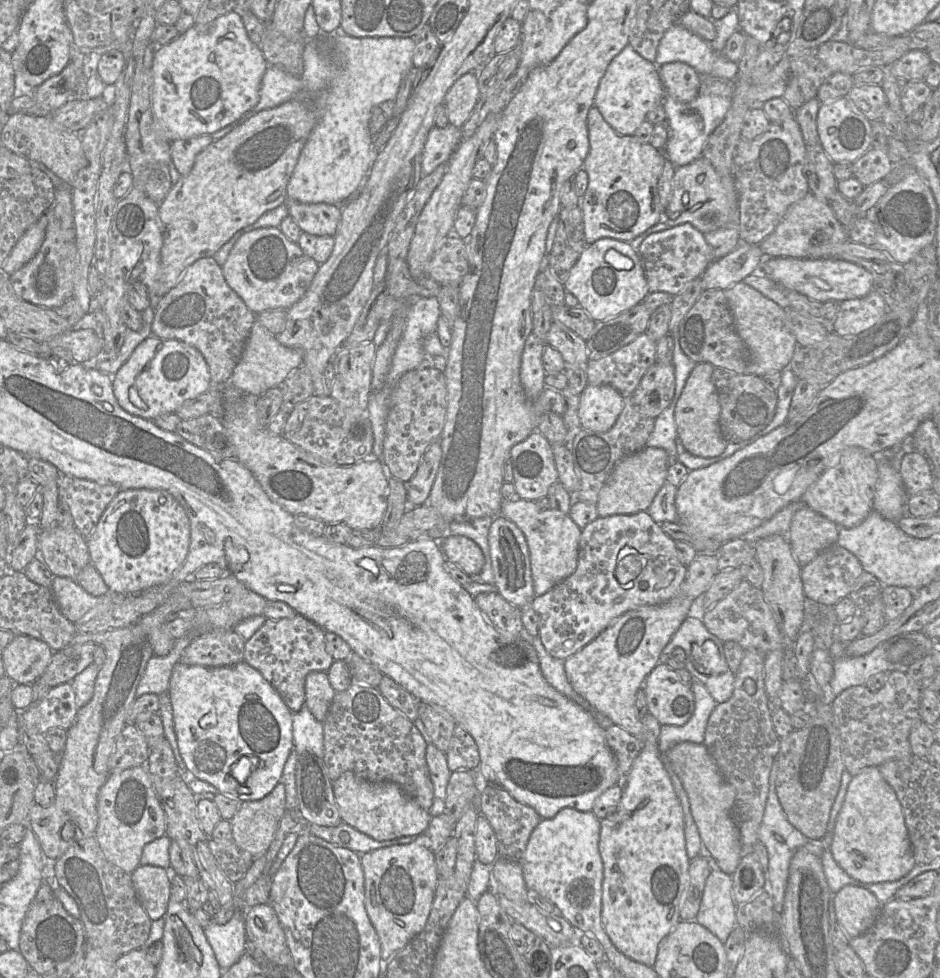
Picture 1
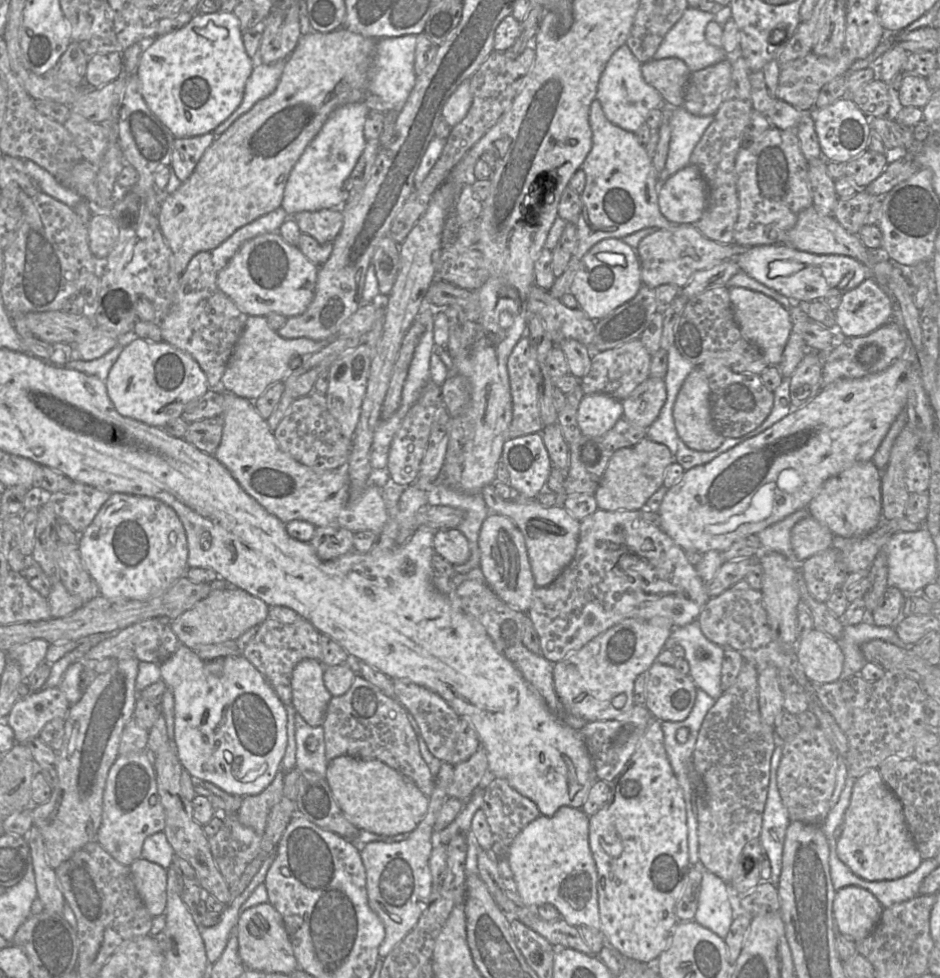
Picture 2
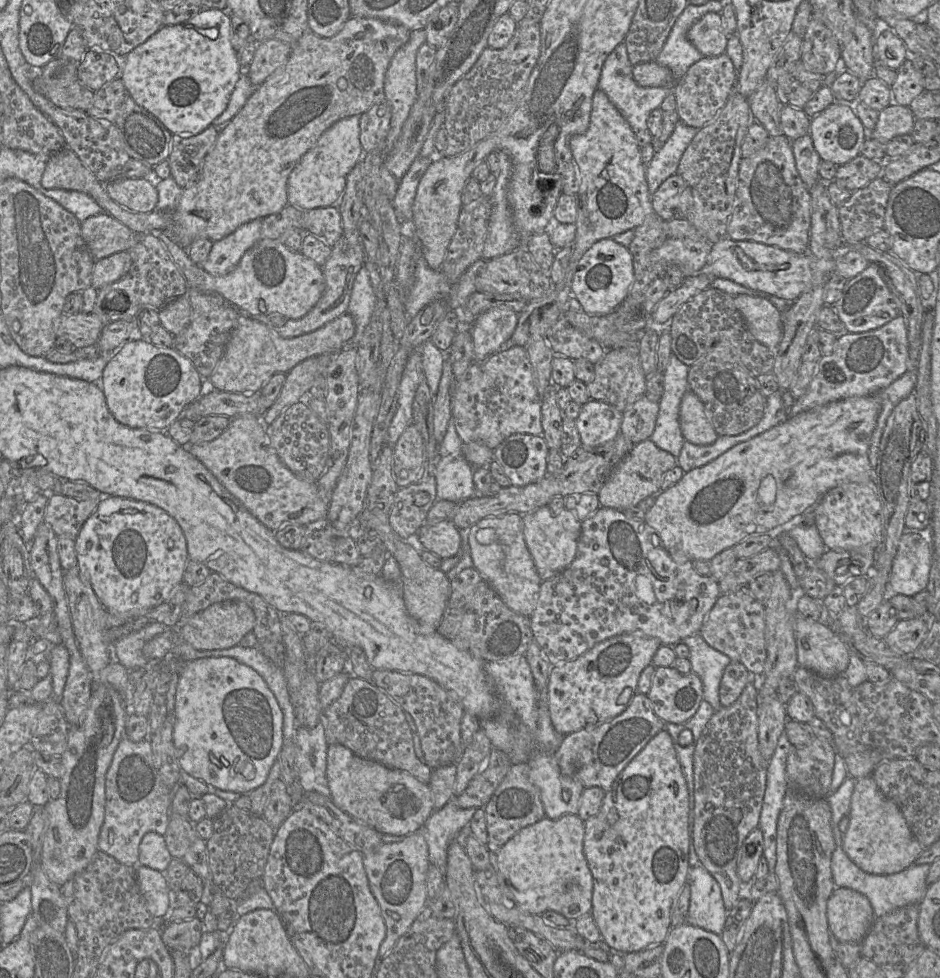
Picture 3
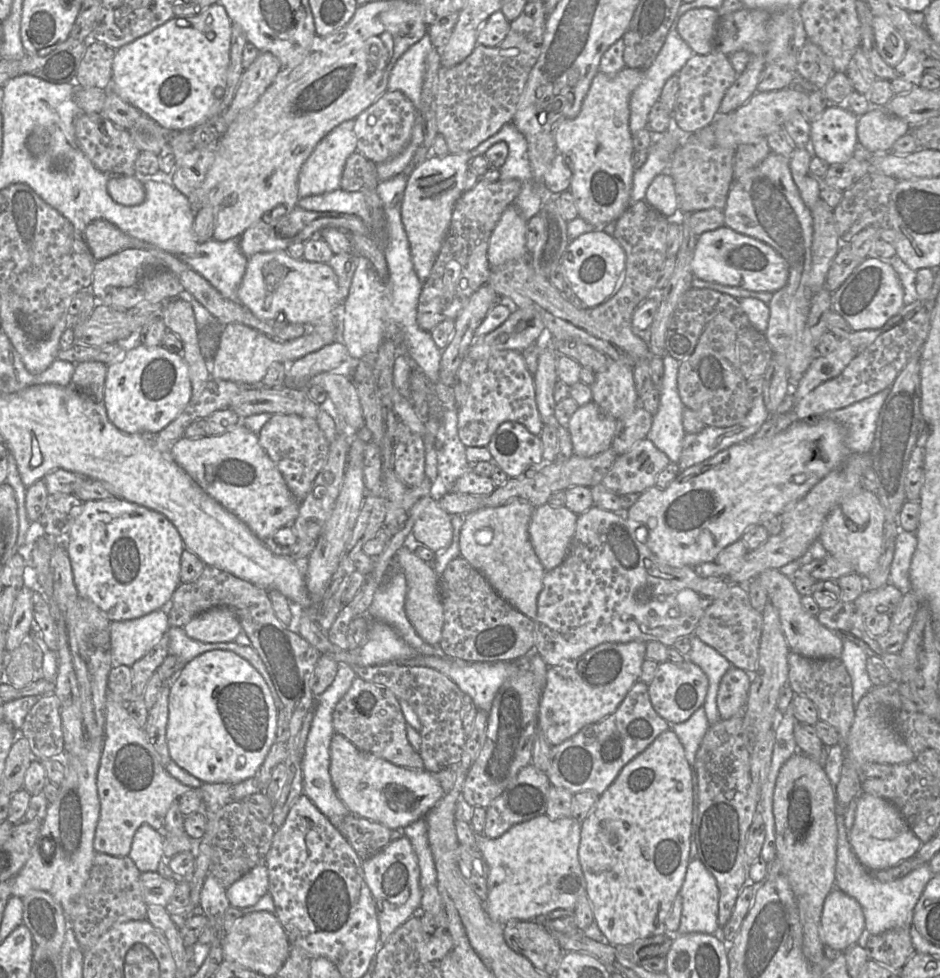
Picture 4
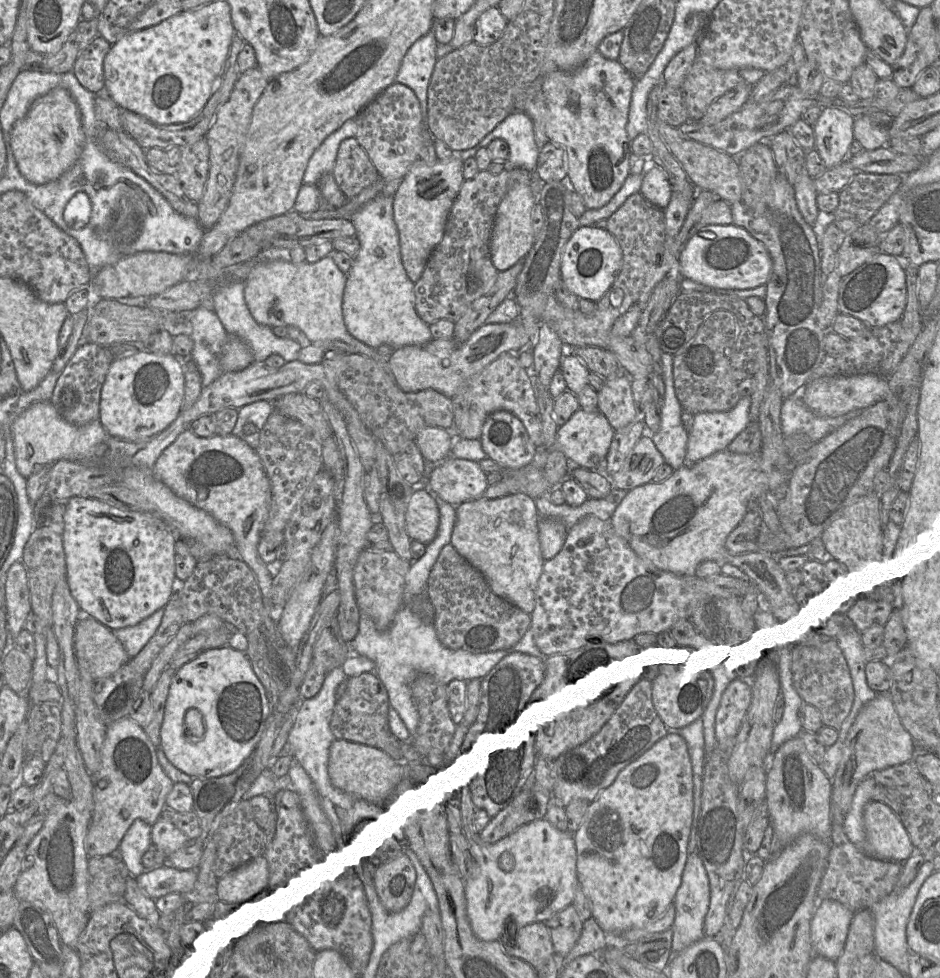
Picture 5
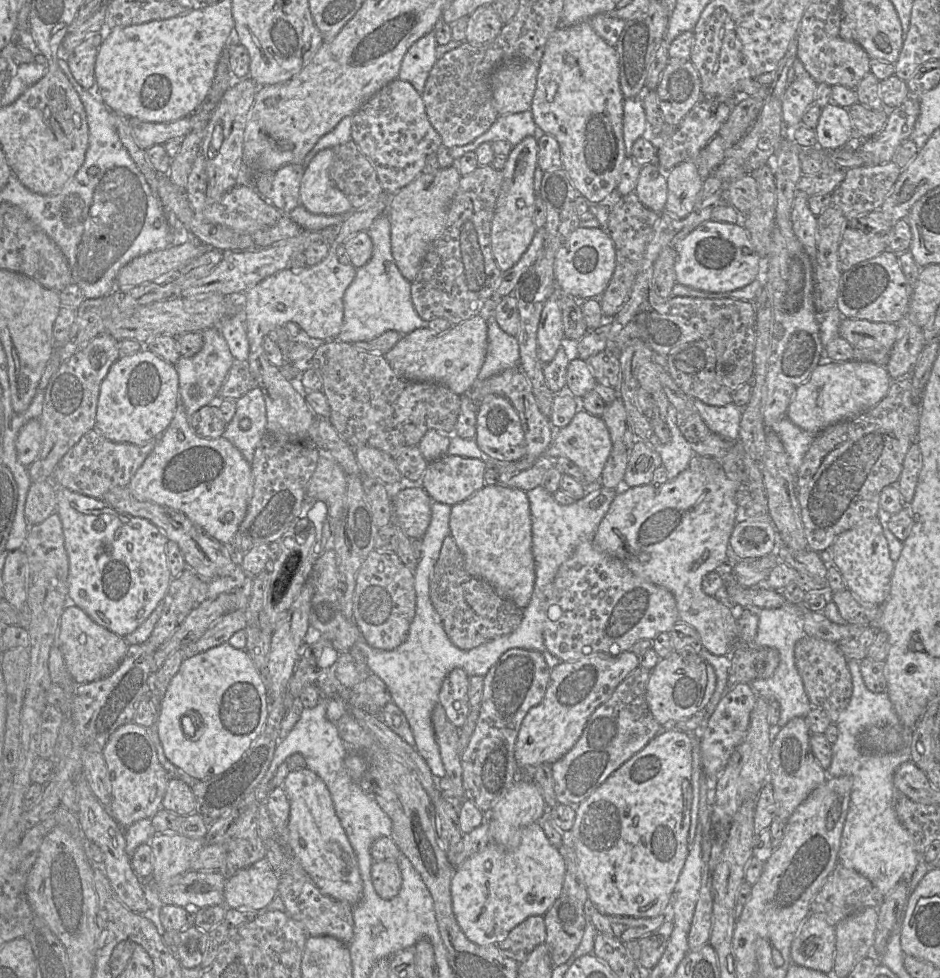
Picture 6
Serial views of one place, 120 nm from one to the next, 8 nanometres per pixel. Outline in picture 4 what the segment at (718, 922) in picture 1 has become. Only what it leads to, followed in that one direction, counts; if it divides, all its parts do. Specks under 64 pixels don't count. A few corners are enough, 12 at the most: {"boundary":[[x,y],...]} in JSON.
{"boundary":[[698,858],[679,894],[677,934],[720,931],[716,880]]}

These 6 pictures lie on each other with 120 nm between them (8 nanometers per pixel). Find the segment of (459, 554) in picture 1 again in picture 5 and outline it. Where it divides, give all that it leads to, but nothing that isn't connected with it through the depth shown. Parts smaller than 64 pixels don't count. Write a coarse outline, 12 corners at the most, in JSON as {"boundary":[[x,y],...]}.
{"boundary":[[427,490],[412,494],[406,522],[412,540],[428,545],[440,525]]}

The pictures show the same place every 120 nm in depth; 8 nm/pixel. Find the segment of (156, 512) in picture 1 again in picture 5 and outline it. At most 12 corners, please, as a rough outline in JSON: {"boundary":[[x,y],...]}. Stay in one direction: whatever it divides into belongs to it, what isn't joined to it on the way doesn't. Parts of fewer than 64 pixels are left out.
{"boundary":[[68,499],[66,579],[116,630],[177,588],[157,514]]}

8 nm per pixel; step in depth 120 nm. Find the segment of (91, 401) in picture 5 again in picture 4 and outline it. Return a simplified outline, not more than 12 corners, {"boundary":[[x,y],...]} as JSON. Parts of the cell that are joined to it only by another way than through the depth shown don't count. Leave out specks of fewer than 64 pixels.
{"boundary":[[78,363],[70,385],[103,403],[107,367]]}

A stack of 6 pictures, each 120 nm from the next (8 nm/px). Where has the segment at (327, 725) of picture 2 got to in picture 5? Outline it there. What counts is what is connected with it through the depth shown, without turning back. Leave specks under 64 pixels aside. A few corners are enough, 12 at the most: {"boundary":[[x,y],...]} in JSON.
{"boundary":[[375,673],[347,679],[334,737],[407,761],[391,732],[388,692]]}

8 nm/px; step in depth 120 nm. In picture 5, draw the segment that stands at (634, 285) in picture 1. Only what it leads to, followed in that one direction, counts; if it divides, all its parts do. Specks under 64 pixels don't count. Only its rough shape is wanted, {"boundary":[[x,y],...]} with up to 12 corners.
{"boundary":[[579,227],[564,247],[561,279],[599,301],[622,268],[607,230]]}

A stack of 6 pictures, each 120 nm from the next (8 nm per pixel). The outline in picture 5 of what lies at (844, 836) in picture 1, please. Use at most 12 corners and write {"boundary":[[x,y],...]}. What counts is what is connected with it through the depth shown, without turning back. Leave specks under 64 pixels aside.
{"boundary":[[886,804],[864,808],[866,854],[905,862],[914,852]]}

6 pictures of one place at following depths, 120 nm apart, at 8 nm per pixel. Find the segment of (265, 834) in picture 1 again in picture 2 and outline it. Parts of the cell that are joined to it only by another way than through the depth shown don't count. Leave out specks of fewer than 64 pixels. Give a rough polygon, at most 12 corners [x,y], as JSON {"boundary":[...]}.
{"boundary":[[284,772],[259,794],[243,797],[241,824],[263,835],[283,797]]}

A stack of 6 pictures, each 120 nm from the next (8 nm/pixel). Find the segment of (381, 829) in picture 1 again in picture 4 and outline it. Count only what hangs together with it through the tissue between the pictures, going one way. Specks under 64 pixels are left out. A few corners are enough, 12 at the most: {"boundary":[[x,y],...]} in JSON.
{"boundary":[[337,733],[329,771],[351,814],[403,829],[445,794],[435,774]]}

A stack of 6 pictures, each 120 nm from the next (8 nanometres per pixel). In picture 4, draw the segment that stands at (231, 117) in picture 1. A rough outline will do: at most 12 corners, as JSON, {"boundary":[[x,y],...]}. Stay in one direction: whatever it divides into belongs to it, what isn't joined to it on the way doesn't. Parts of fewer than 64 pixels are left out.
{"boundary":[[216,2],[116,50],[112,84],[167,130],[210,120],[232,21]]}

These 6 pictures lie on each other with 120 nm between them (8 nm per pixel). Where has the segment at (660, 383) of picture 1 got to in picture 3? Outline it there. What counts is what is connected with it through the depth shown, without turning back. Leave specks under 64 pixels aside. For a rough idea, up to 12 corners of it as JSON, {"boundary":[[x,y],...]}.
{"boundary":[[643,395],[623,412],[620,433],[635,445],[654,432],[659,402]]}

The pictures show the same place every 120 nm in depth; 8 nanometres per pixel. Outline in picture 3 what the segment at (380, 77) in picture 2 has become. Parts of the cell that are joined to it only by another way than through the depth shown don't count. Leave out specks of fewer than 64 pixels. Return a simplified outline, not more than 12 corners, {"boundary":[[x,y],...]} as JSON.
{"boundary":[[425,30],[391,59],[385,101],[391,108],[386,157],[417,98],[416,54]]}

